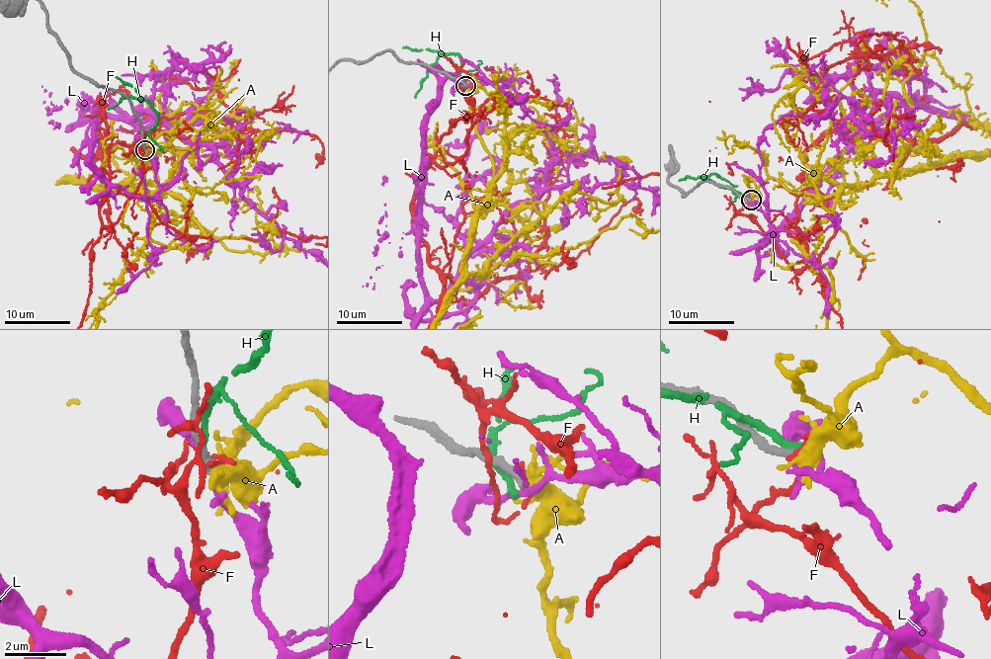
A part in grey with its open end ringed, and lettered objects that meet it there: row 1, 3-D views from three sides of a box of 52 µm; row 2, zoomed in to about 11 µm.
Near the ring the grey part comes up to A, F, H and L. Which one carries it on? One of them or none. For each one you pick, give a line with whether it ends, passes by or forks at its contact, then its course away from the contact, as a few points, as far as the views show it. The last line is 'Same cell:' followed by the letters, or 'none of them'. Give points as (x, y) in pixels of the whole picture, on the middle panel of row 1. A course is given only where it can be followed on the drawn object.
Same cell: none of them

